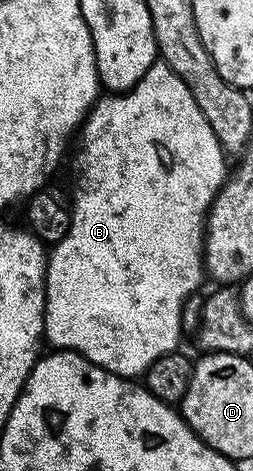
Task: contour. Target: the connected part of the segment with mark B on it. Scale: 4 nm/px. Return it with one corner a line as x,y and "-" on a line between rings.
155,62
143,69
139,82
126,92
119,94
104,94
97,99
78,132
80,149
76,152
76,189
70,195
72,221
70,230
66,230
66,238
59,240
48,252
48,269
46,270
46,306
42,309
42,336
45,341
52,343
51,347
66,352
77,352
90,362
102,366
102,370
113,372
129,378
143,377
144,371
162,354
170,354
181,347
180,336
182,329
182,306
186,298
199,293
200,283
206,280
204,270
204,222
208,219
208,208
220,192
226,179
224,147
218,142
214,130
210,130
210,122
206,122
206,114
198,110
198,102
194,94
163,62

